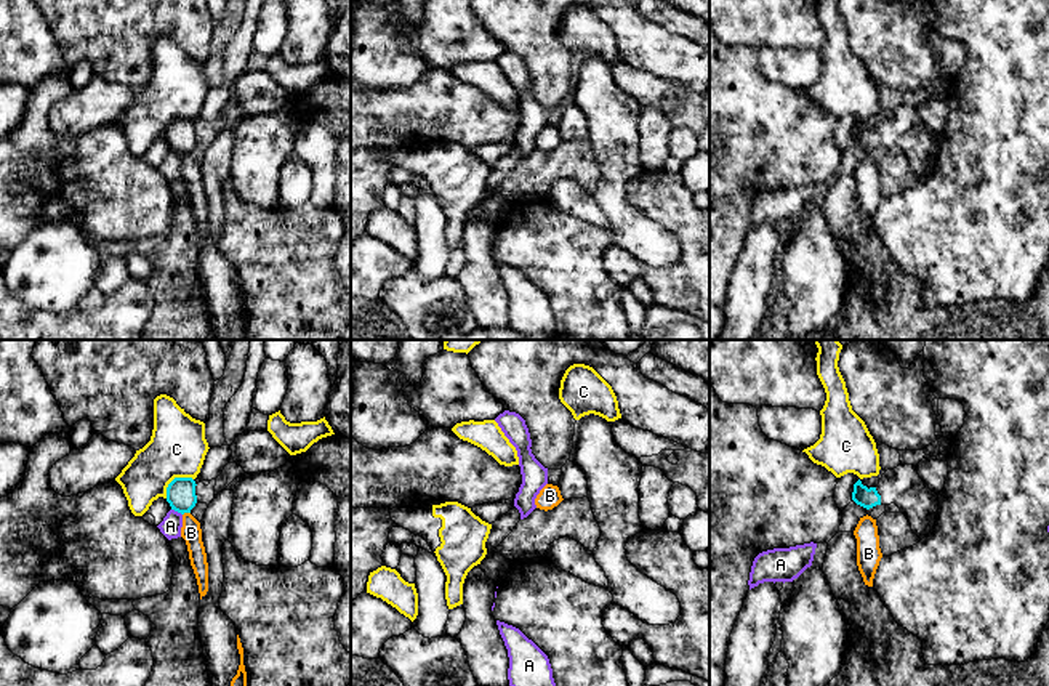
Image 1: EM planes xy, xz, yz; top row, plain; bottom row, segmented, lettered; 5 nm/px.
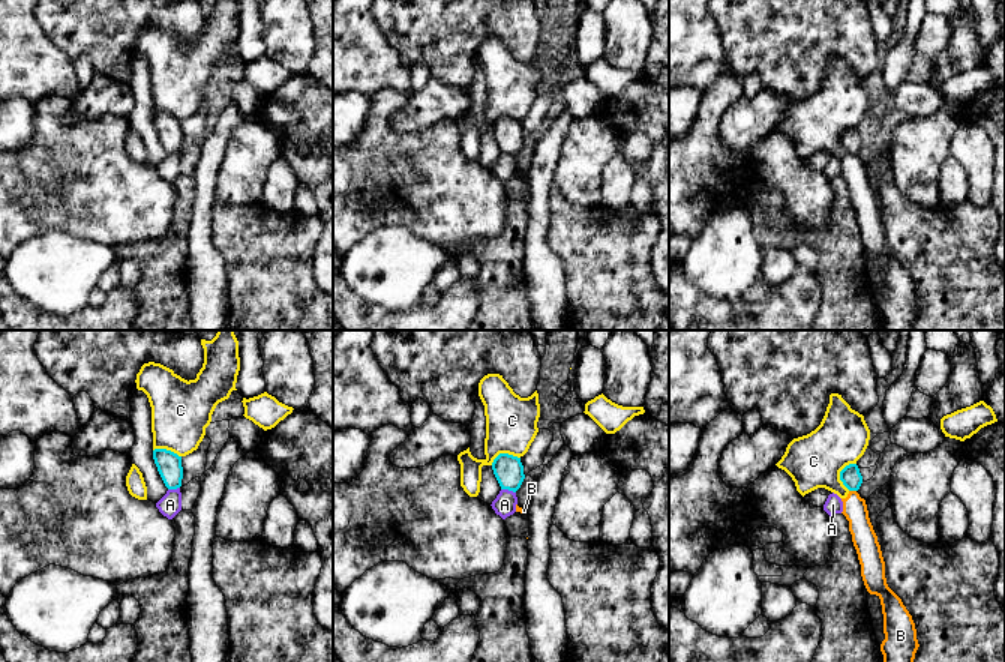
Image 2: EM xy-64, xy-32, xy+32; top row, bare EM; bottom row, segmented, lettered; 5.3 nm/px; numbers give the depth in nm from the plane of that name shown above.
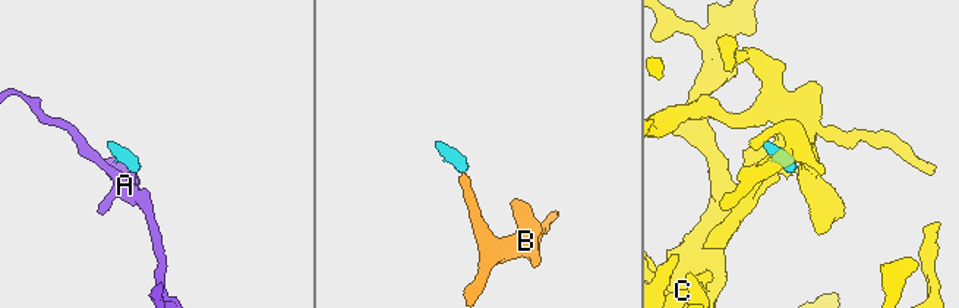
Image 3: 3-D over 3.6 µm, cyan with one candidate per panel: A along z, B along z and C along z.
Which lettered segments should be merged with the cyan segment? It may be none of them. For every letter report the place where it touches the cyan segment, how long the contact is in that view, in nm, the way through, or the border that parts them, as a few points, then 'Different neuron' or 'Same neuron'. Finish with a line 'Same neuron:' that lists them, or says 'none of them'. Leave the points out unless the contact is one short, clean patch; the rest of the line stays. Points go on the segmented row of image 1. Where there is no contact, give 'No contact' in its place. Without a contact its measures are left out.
A: Touches cyan at xy (176, 510). Shared border 70 nm. Boundary: xy (172, 508), (181, 515). Different neuron
B: Touches cyan at xy (186, 512). Shared border 40 nm. Boundary: xy (189, 512), (183, 515). Different neuron
C: Touches cyan at xy (173, 480). Shared border 170 nm. Boundary: xy (192, 478), (175, 478), (168, 484), (165, 497). Different neuron
Same neuron: none of them

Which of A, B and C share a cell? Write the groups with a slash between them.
A / B C

